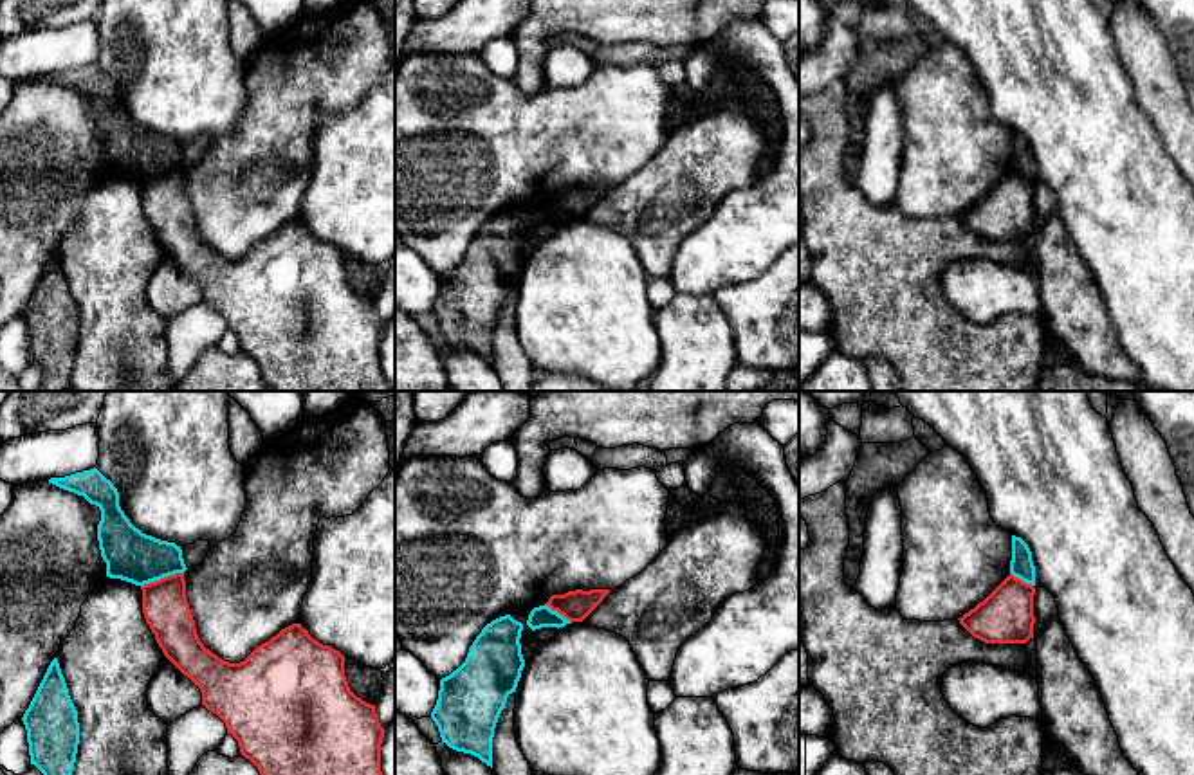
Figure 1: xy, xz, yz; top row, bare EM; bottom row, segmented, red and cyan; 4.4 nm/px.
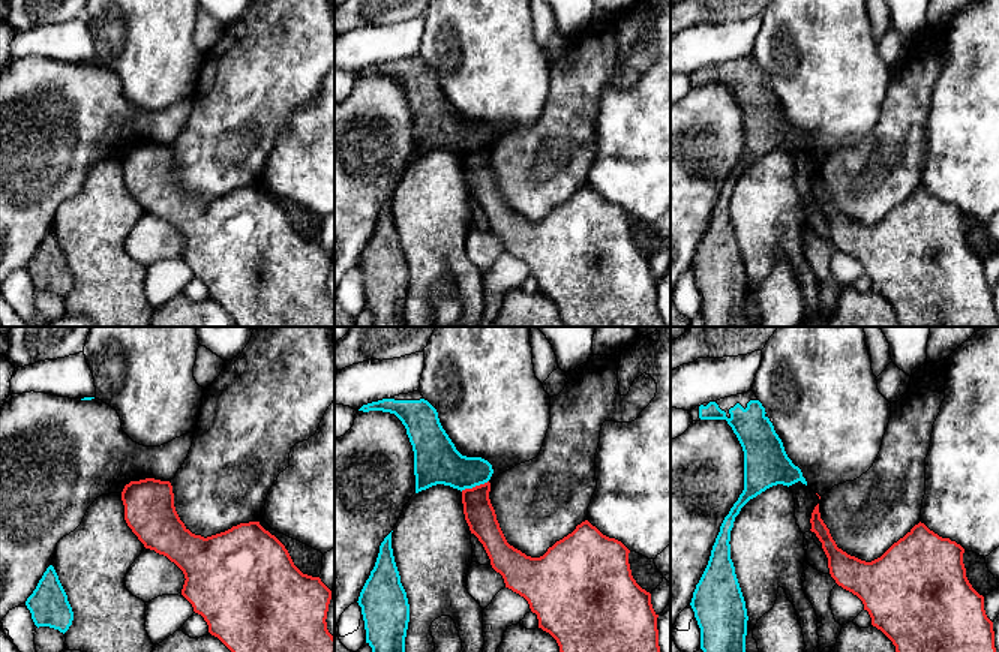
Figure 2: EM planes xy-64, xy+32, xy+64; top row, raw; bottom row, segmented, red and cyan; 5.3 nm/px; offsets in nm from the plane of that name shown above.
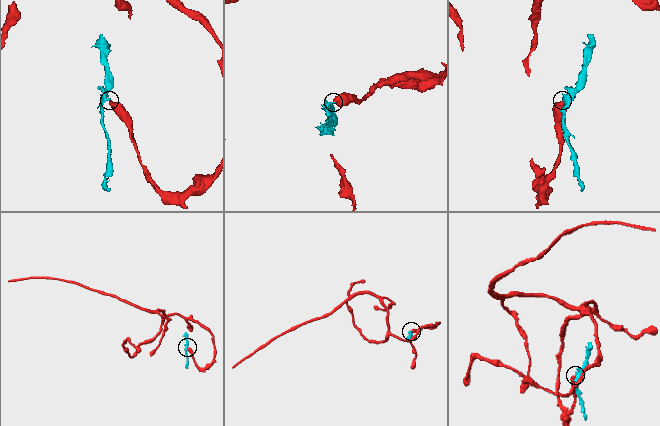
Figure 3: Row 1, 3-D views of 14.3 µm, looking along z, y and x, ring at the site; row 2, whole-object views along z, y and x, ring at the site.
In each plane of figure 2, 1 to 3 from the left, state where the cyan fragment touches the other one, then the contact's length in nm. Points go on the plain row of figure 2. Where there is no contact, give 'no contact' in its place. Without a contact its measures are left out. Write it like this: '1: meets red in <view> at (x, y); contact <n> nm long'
1: no contact
2: meets red in xy+32 at (476, 150); contact 160 nm long
3: no contact

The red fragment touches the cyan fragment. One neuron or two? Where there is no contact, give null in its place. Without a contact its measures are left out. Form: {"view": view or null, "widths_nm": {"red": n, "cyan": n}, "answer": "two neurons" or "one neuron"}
{"view": "xy", "widths_nm": {"red": 200, "cyan": 220}, "answer": "two neurons"}

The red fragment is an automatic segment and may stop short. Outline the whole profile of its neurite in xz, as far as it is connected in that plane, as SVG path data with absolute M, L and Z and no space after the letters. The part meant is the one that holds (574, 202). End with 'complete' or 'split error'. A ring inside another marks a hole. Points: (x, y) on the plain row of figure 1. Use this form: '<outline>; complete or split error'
M575 186L565 191L552 191L546 202L570 218L583 218L610 189L610 186Z; complete

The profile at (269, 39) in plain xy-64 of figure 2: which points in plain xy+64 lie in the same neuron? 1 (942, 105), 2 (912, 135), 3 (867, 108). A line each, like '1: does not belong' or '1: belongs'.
1: does not belong
2: belongs
3: does not belong

